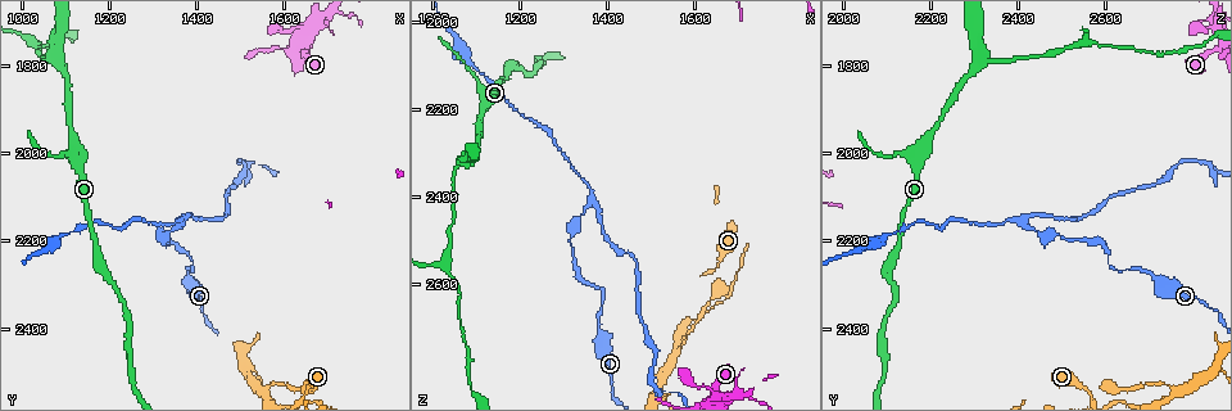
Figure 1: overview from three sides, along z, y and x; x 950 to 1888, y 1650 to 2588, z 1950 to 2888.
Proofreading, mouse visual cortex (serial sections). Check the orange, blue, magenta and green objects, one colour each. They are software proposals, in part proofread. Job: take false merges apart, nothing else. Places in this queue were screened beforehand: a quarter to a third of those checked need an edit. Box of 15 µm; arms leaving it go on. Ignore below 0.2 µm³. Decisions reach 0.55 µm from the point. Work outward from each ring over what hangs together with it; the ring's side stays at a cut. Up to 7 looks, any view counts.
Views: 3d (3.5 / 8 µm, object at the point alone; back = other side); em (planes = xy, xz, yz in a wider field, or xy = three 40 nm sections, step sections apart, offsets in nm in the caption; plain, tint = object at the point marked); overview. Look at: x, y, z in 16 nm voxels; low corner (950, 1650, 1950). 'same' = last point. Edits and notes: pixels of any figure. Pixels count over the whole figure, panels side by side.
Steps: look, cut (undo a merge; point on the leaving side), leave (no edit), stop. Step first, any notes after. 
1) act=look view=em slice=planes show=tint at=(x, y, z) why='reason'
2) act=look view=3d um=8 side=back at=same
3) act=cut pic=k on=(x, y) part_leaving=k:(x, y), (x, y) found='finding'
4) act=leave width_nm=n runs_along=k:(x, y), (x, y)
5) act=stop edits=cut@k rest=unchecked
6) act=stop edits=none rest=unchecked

act=look view=3d um=8 at=(1645, 1760, 2850) why='thin neck'

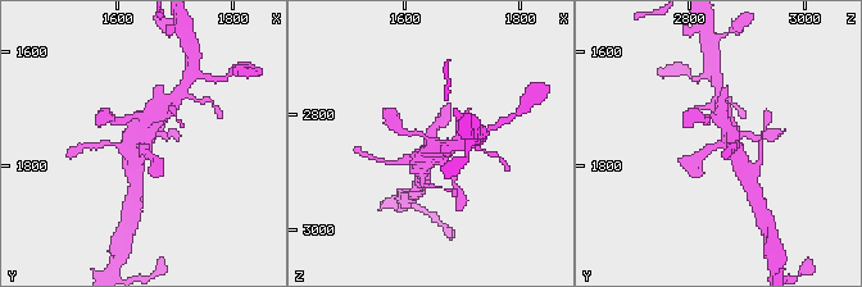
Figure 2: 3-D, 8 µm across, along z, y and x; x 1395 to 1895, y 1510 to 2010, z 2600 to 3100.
act=look view=em slice=planes show=tint at=(1640, 1760, 2850) why='need the tissue'

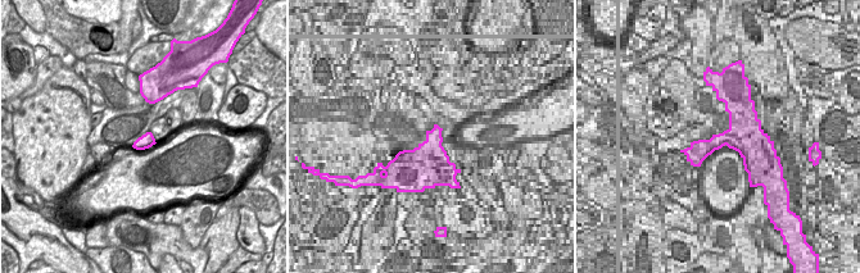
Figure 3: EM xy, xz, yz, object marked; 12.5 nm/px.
act=leave width_nm=180 runs_along=2:(692, 165), (729, 140), (721, 118) found='all the same cell'

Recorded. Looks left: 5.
act=look view=3d um=3.5 at=(1030, 1750, 2550) why='branch point'

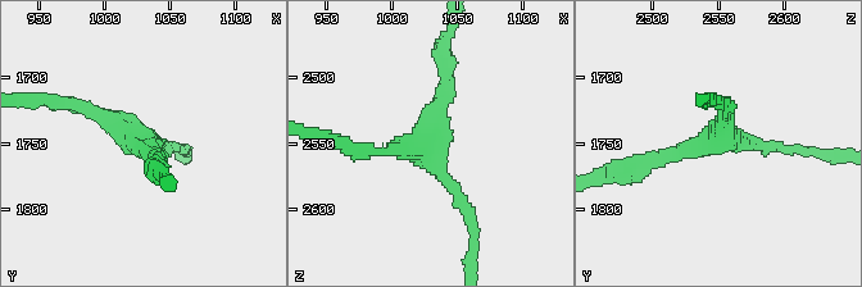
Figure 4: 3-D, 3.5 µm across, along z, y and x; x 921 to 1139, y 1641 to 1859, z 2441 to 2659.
act=look view=em slice=xy step=2 show=plain at=(1030, 1748, 2548) arms=3 arm_widths_nm=150,150,200

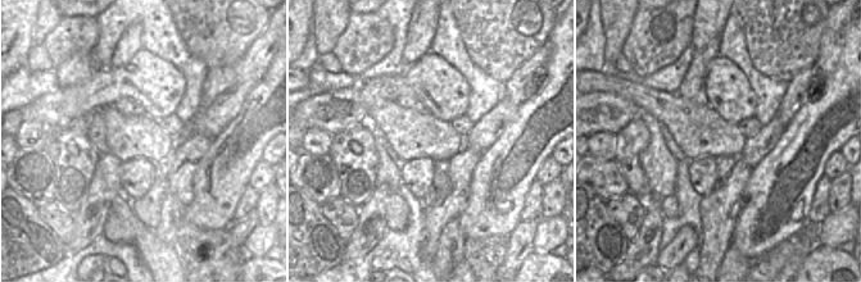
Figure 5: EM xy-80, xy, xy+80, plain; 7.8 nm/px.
act=look view=em slice=xy step=2 show=tint at=same

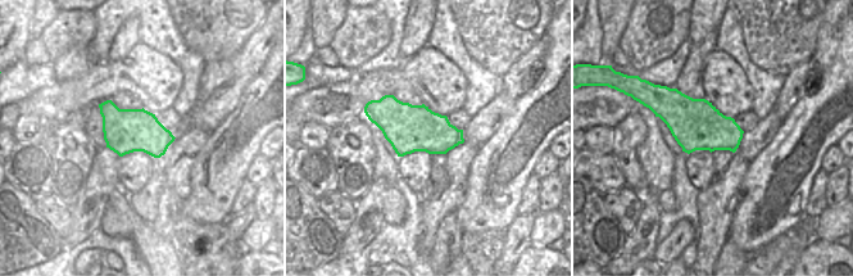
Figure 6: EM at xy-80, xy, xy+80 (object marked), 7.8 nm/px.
act=leave runs_along=4:(445, 65), (430, 162), (466, 214) found='all the same cell'

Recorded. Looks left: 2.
act=look view=3d um=3.5 at=(1395, 2265, 2620) why='sharp bend'

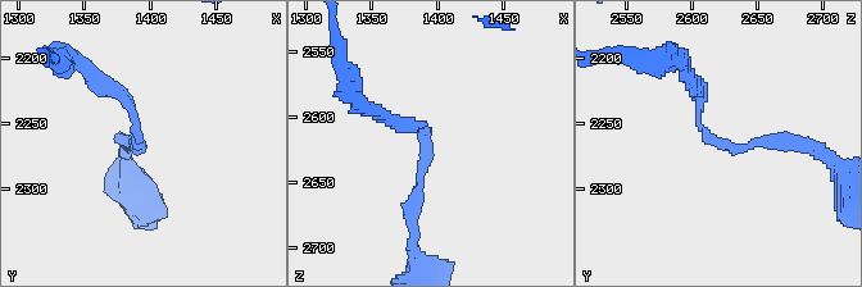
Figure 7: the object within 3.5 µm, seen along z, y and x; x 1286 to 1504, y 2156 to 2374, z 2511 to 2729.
act=look view=em slice=xy step=5 show=tint at=(1388, 2264, 2618)

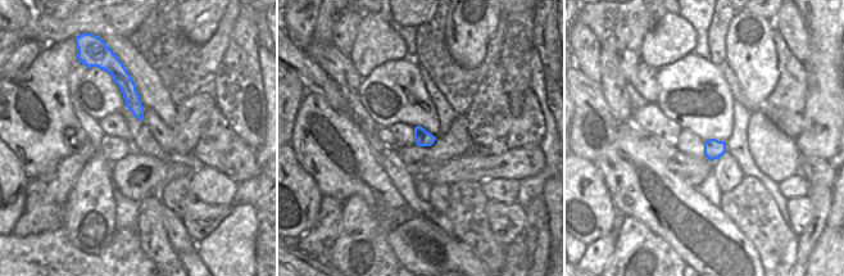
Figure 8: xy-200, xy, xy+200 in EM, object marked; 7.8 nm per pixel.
act=leave arm_widths_nm=200,200 runs_along=7:(412, 217), (423, 124), (380, 115) found='all the same cell'

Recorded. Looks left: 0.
act=stop edits=none rest=unchecked

